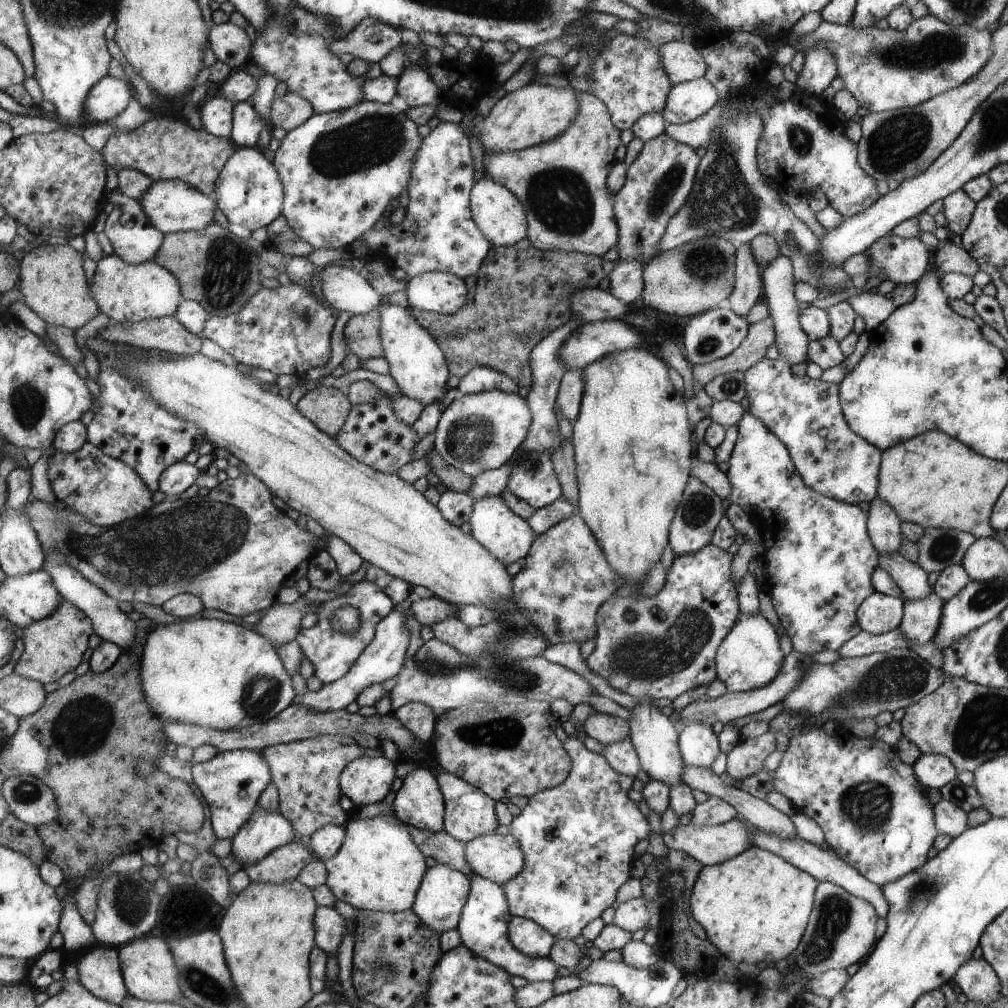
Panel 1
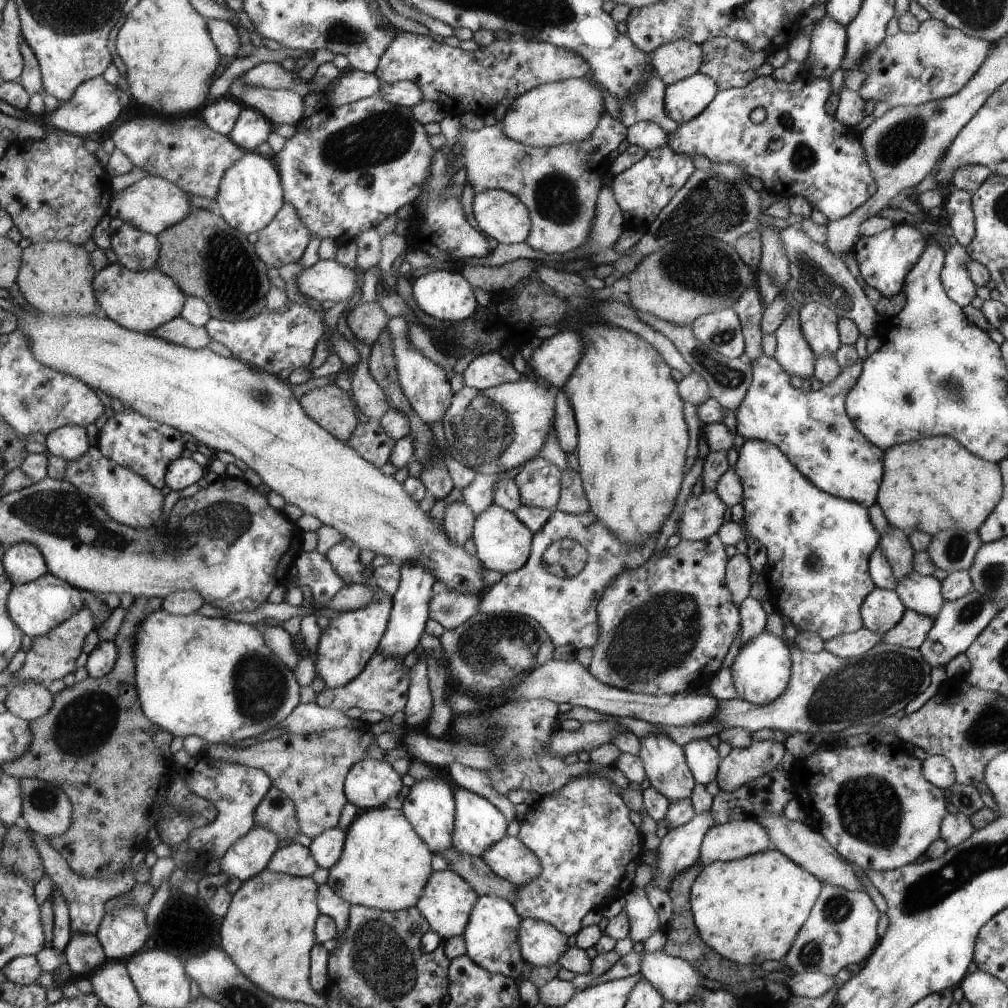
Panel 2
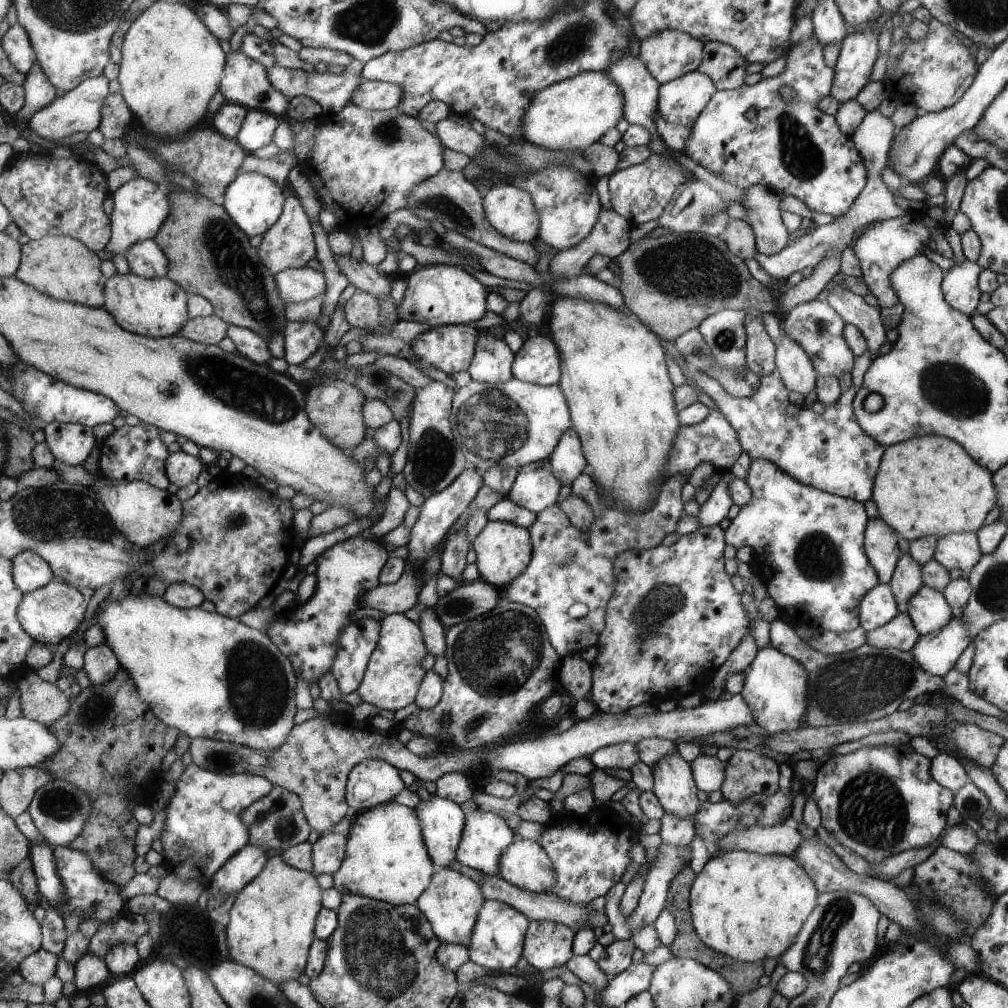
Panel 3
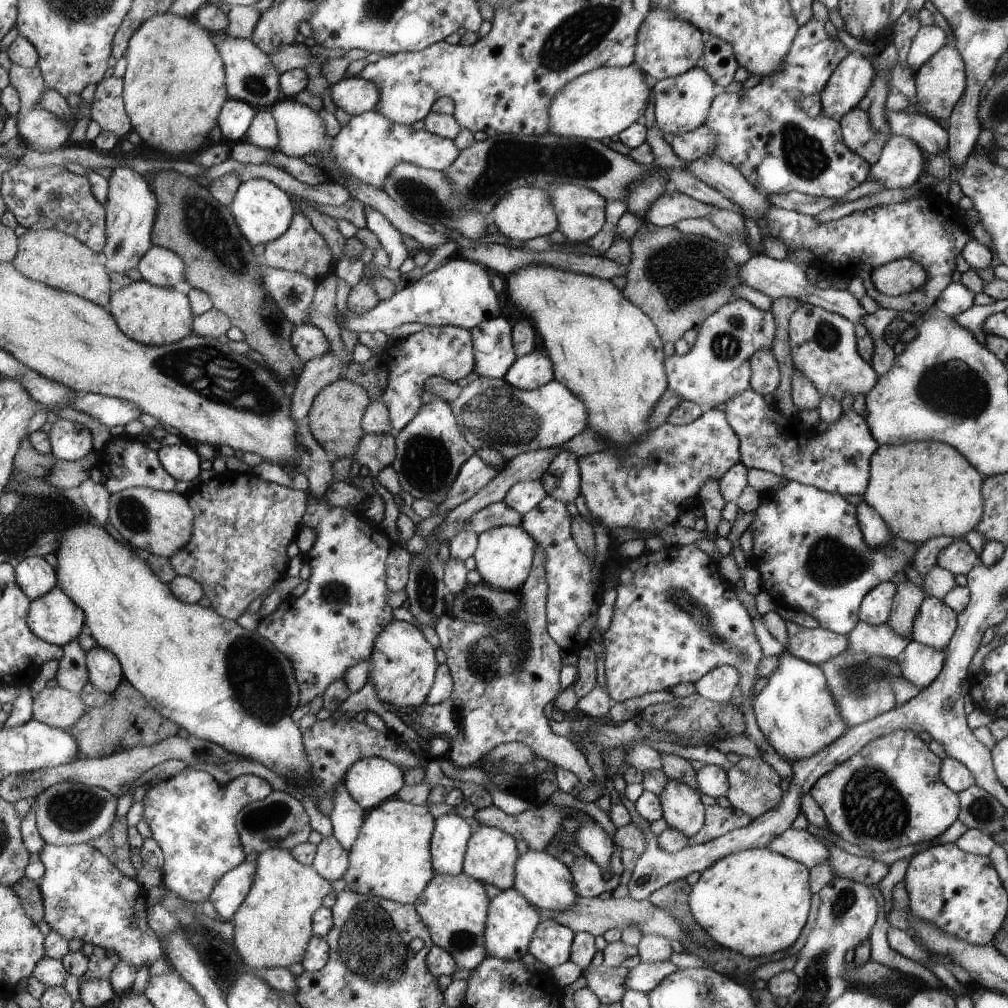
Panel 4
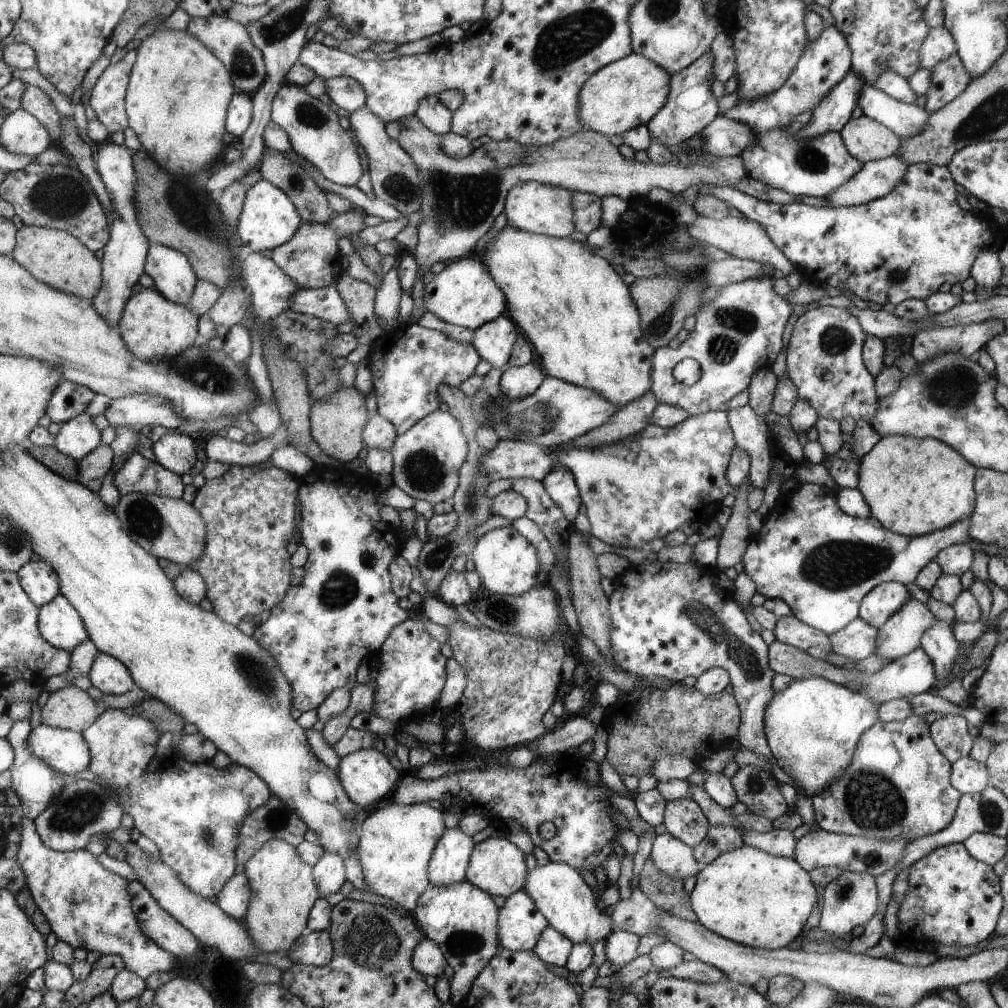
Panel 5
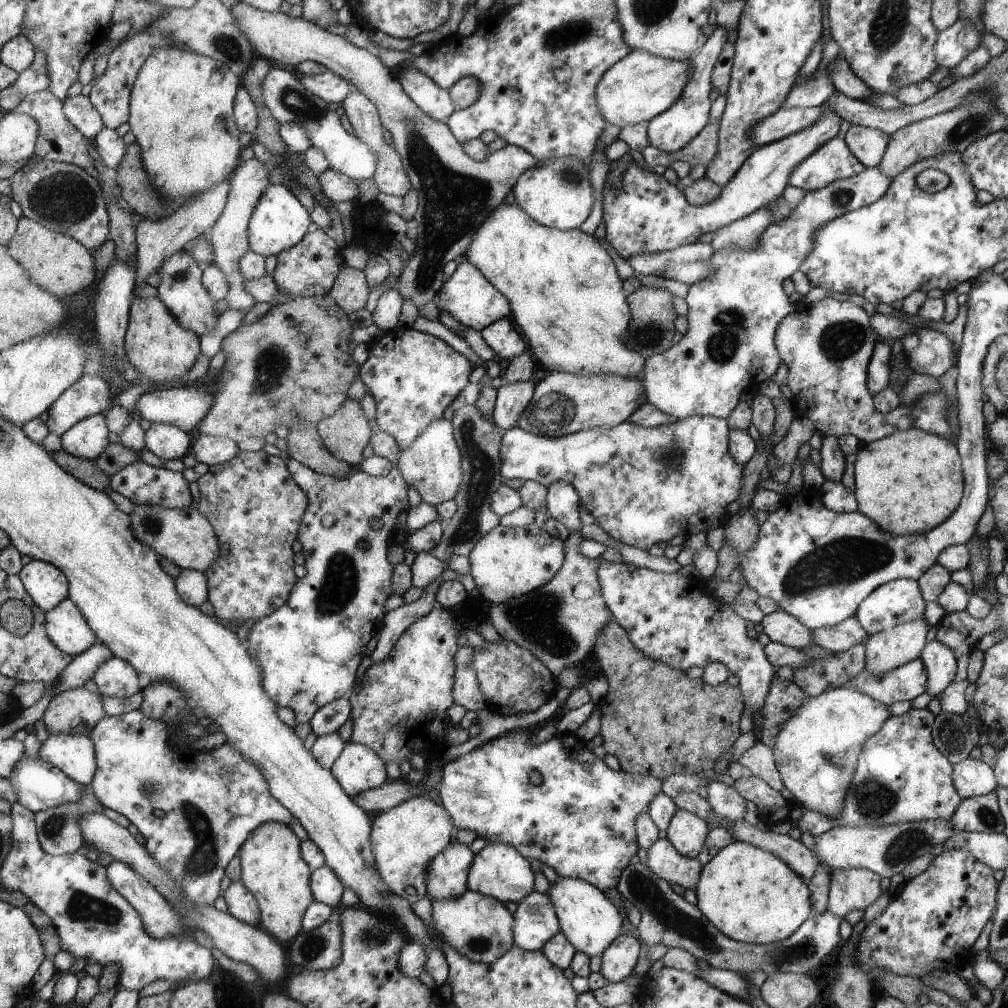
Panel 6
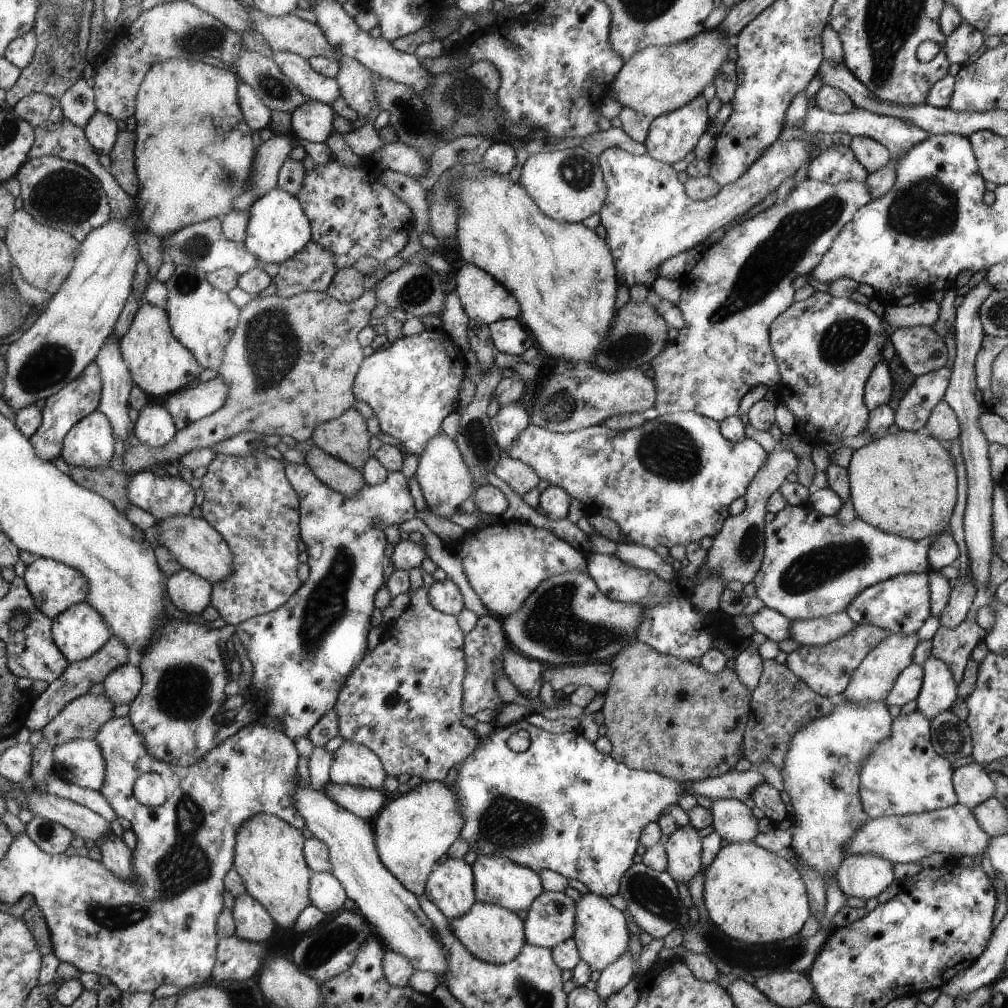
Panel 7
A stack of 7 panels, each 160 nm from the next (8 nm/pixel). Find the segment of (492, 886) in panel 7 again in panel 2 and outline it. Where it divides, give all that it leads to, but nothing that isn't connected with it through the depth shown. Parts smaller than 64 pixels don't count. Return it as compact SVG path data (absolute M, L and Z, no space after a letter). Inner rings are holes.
M453 782L452 785L455 790L457 807L453 846L466 855L482 858L488 848L491 848L496 842L502 841L507 836L510 820L506 817L506 814L503 814L502 810L499 810L498 806L495 806L487 798L454 785Z

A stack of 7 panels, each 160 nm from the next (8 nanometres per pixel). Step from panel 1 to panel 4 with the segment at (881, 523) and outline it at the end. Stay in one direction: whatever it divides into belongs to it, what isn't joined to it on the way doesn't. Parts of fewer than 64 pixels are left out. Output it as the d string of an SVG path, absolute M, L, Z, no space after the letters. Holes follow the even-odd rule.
M907 578L897 585L893 598L893 608L887 617L887 624L899 635L907 637L912 633L912 622L925 595Z

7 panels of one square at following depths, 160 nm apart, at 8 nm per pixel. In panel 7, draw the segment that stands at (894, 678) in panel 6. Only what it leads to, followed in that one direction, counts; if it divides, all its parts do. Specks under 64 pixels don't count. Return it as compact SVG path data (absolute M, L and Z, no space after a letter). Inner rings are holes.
M912 663L906 666L895 679L884 703L887 706L901 707L909 700L913 700L921 692L923 675L921 666Z

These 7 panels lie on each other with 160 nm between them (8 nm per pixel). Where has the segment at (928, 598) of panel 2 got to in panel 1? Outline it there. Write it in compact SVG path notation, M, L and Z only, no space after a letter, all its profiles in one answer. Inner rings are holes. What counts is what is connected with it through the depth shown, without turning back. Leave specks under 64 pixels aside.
M898 552L879 555L877 566L893 579L904 602L921 600L932 592L927 573L917 564L905 560Z

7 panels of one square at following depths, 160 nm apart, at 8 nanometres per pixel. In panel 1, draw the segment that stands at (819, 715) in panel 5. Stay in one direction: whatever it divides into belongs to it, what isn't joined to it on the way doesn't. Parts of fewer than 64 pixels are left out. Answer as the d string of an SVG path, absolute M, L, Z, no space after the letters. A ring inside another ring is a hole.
M757 613L743 615L718 646L715 666L717 678L723 682L727 691L750 691L761 688L774 681L782 668L783 654L779 650L779 640L773 626Z

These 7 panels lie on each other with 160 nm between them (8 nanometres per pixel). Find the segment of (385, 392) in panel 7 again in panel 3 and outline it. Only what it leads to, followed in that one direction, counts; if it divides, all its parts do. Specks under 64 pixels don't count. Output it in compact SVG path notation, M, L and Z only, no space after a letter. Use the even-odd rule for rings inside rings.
M443 325L431 327L410 343L417 359L451 375L470 369L479 337L479 330L473 326Z

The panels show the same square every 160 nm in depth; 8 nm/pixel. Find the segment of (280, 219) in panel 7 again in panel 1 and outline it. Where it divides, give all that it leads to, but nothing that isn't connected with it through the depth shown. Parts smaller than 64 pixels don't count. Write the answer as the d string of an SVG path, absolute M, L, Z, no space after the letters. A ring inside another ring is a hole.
M259 146L238 147L218 178L214 196L229 222L253 231L270 225L282 214L286 190L278 167L267 158L265 150Z

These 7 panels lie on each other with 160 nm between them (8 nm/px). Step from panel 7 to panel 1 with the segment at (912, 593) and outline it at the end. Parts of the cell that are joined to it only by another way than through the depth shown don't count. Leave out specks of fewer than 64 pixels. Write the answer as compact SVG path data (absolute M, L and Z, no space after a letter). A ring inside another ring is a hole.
M874 591L861 601L856 610L856 619L861 630L878 635L901 624L905 602Z

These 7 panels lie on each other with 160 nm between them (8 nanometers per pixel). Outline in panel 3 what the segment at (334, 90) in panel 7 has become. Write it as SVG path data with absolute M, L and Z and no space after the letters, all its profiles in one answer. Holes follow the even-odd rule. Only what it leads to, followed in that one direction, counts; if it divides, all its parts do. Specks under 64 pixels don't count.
M365 80L353 91L350 102L366 109L386 111L402 103L402 88L391 82Z

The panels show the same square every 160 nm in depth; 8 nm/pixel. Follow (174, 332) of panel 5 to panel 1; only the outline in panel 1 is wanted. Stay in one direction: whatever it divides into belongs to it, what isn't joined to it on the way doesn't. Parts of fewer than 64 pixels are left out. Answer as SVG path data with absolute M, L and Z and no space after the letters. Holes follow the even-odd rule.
M115 252L97 263L90 286L102 312L119 323L173 316L185 299L179 279L156 260L136 265L128 263Z

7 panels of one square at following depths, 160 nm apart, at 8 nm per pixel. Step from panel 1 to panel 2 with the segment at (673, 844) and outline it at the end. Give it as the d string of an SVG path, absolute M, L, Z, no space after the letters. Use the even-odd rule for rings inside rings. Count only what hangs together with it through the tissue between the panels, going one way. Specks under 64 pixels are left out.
M734 815L726 823L713 825L705 831L700 844L698 861L702 865L710 865L713 861L734 861L771 848L773 846L766 827L753 819L743 819Z

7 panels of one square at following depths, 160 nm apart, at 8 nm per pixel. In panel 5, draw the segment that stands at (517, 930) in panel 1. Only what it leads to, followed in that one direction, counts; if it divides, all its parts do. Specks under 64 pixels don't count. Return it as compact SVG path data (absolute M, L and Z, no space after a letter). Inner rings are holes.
M550 924L542 930L537 944L532 951L538 955L543 962L551 966L565 966L570 950L573 948L571 939L556 931Z

